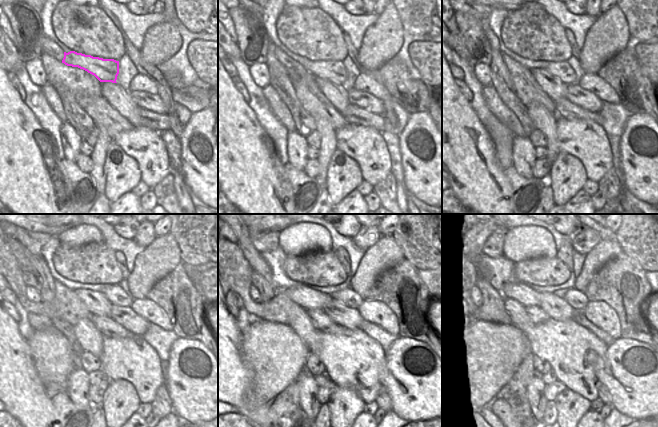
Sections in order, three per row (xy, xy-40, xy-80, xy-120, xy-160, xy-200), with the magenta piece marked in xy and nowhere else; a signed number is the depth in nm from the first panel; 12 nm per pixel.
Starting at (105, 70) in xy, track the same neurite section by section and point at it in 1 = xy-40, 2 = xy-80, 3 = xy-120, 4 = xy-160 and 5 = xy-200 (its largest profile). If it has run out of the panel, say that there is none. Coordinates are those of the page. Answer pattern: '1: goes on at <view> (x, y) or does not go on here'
1: goes on at xy-40 (334, 71)
2: goes on at xy-80 (562, 70)
3: goes on at xy-120 (115, 294)
4: goes on at xy-160 (348, 297)
5: goes on at xy-200 (577, 300)

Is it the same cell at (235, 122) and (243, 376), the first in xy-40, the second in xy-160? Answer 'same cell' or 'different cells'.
same cell

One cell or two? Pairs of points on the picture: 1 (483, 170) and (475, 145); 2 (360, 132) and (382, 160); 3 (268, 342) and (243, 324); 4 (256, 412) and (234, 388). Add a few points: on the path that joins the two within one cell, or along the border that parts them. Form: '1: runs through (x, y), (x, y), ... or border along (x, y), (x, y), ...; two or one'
1: runs through (477, 164), (475, 162), (475, 151); one
2: runs through (361, 139), (375, 153); one
3: border along (250, 324), (247, 331), (242, 334); two
4: runs through (250, 406), (240, 394); one

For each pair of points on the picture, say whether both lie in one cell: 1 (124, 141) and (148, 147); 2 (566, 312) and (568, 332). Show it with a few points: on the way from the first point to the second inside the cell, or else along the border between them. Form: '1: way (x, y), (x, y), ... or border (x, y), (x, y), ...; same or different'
1: way (130, 141), (142, 144); same
2: border (549, 317), (555, 320), (570, 319); different

